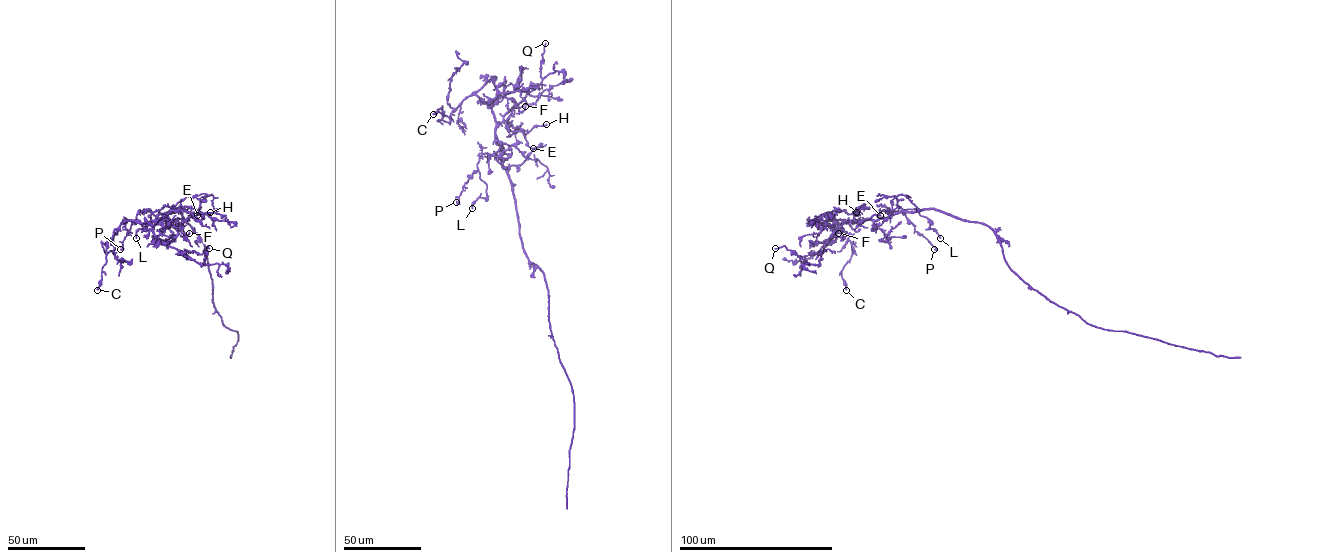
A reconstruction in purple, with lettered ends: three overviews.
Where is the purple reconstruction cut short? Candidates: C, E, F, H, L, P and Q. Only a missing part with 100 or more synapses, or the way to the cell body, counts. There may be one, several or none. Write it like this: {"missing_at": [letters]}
{"missing_at": []}

